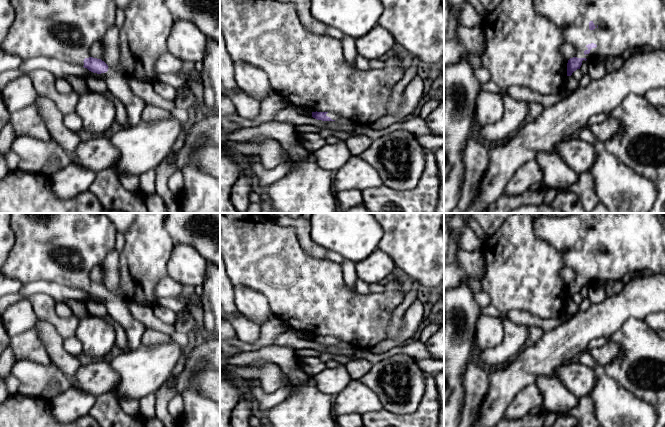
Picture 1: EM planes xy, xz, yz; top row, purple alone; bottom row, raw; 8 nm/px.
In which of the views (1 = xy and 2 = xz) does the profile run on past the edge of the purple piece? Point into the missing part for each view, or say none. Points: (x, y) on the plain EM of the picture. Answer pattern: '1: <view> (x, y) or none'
1: xy (62, 248)
2: xz (334, 340)

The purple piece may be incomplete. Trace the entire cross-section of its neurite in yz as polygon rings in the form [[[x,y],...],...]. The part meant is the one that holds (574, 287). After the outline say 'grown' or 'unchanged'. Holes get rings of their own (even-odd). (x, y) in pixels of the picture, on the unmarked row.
[[[574,213],[569,216],[541,216],[534,219],[534,233],[556,249],[566,267],[572,268],[576,277],[567,287],[567,300],[580,293],[583,286],[603,280],[606,283],[621,281],[631,271],[641,269],[652,273],[665,273],[665,228],[657,213]]]; grown

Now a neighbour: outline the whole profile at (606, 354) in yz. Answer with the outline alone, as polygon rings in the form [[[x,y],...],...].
[[[607,343],[602,347],[593,348],[589,352],[594,360],[603,367],[620,357],[622,349],[617,343]]]

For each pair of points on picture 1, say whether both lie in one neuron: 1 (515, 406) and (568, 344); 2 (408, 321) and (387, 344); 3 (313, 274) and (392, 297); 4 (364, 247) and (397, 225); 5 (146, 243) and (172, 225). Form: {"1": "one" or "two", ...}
{"1": "two", "2": "one", "3": "one", "4": "two", "5": "two"}

